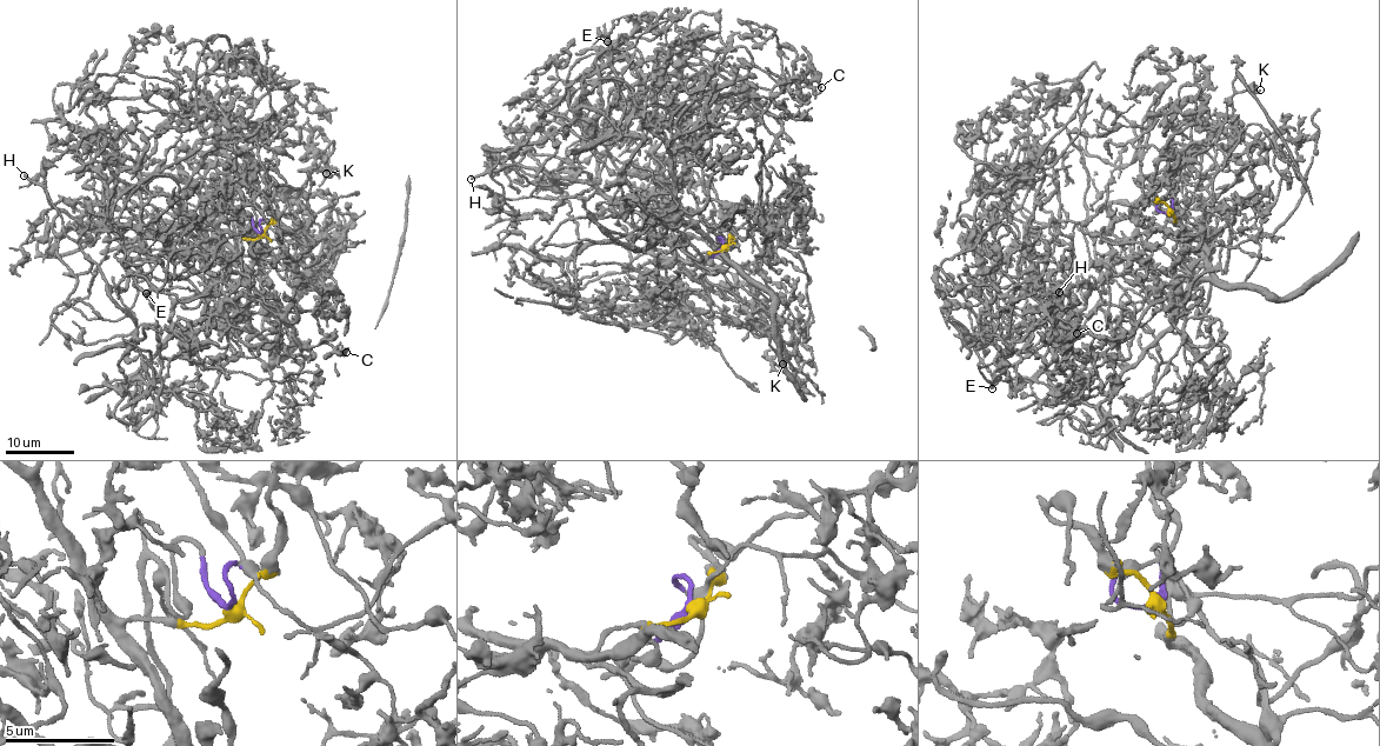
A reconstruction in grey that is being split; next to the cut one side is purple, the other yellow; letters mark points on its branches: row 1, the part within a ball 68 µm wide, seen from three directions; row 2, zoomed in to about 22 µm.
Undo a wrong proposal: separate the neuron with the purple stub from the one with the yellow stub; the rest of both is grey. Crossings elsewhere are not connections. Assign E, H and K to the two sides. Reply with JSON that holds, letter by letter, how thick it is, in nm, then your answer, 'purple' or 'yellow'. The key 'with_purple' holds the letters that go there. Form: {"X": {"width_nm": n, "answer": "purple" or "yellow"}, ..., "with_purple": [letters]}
{"E": {"width_nm": 340, "answer": "yellow"}, "H": {"width_nm": 240, "answer": "yellow"}, "K": {"width_nm": 220, "answer": "purple"}, "with_purple": ["K"]}

